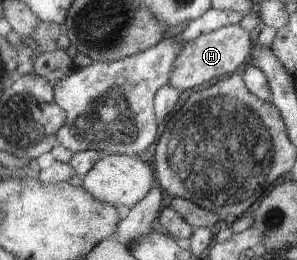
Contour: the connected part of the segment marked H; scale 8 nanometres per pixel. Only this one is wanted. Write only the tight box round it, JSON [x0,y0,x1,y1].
[169,23,256,91]

